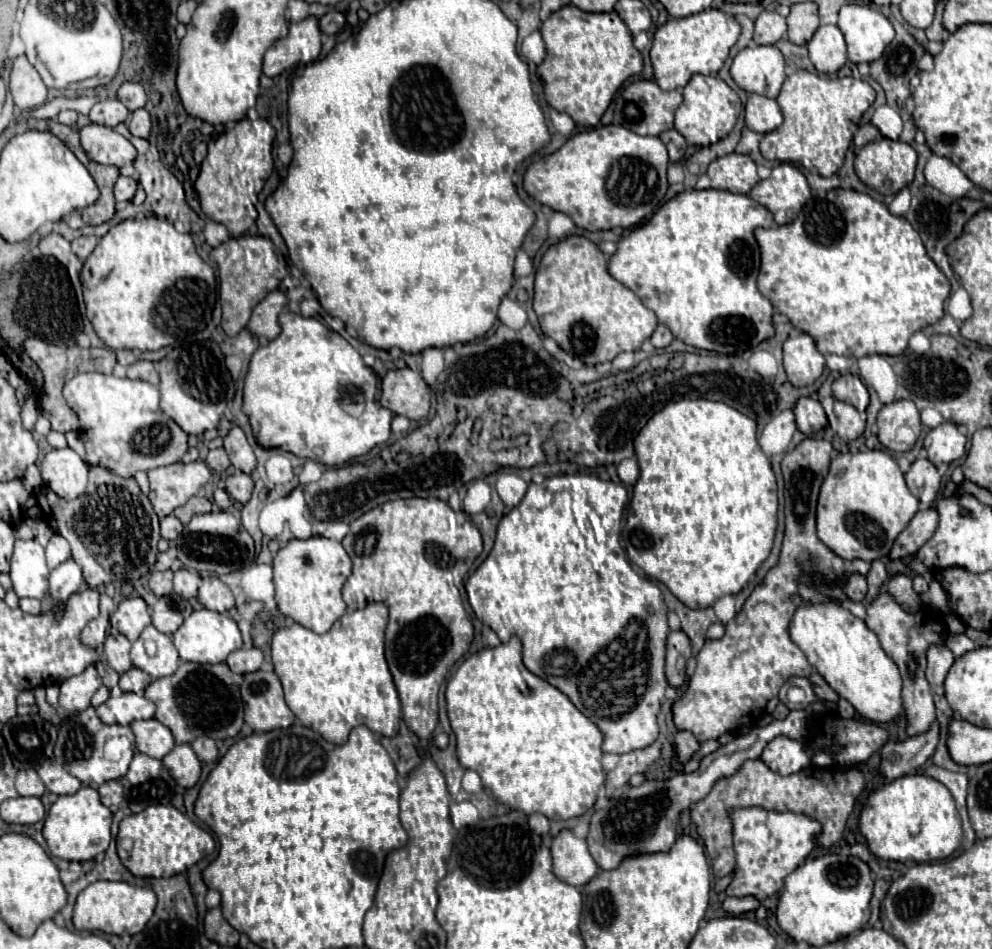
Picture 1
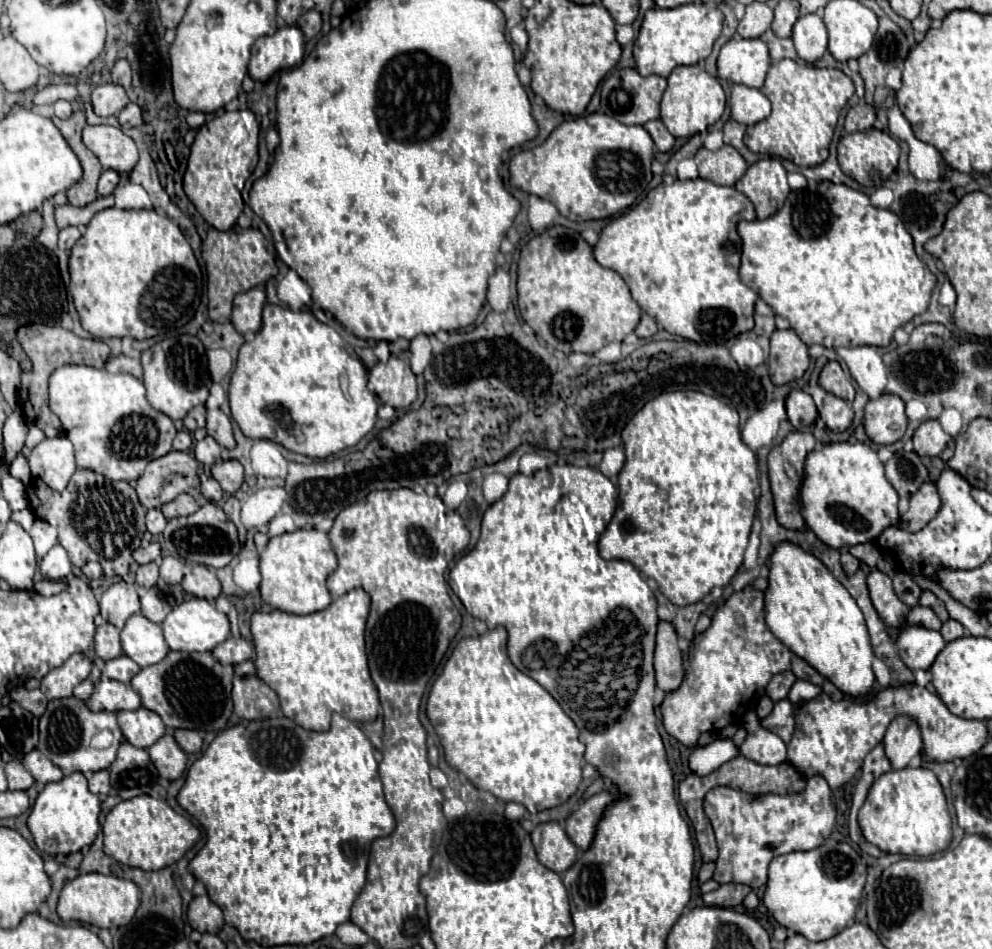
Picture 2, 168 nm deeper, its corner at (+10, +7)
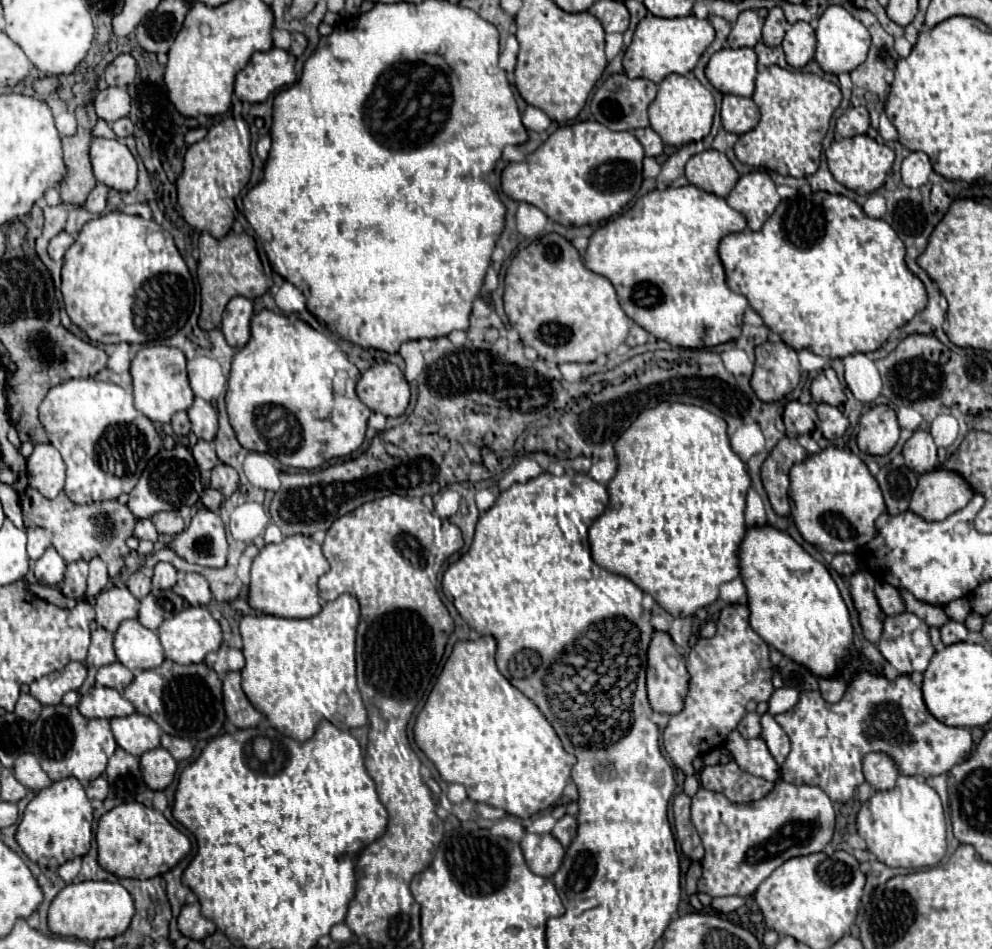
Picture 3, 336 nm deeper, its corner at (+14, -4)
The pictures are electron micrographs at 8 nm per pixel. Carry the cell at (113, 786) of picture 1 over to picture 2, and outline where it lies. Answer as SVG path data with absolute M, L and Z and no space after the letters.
M108 770L92 772L92 774L88 776L88 786L90 786L90 792L94 792L94 794L108 794L108 792L110 792Z

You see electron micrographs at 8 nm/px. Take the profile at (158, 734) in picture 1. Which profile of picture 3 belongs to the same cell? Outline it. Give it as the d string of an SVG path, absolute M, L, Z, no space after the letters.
M132 713L128 717L112 719L110 725L116 743L134 757L140 757L160 745L162 729L146 715Z

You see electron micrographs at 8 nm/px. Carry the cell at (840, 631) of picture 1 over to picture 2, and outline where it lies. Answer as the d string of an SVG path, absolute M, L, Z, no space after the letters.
M780 542L770 558L768 558L768 588L764 592L764 614L770 632L782 644L786 644L796 656L806 660L812 668L816 668L824 678L828 678L836 688L840 688L846 696L864 696L874 684L872 660L874 652L870 646L870 636L866 630L864 616L850 596L850 592L834 578L834 574L812 554L804 552L794 542Z

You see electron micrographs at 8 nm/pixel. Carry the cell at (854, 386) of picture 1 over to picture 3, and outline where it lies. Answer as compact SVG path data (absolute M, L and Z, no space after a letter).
M824 369L810 385L810 393L812 393L812 399L816 403L828 403L828 405L834 405L834 407L840 407L846 403L846 393L844 393L844 387L842 383L838 381L834 369Z

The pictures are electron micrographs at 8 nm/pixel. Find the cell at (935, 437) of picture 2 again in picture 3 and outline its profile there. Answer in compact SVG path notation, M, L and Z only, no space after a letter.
M922 429L914 431L914 435L906 441L902 455L906 459L906 465L916 475L928 473L928 471L936 469L936 465L938 465L934 439L932 439L932 435L928 431L922 431Z

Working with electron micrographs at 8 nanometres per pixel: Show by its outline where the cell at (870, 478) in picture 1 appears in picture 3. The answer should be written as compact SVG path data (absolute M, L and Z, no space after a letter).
M826 447L820 453L808 455L802 463L794 465L790 469L790 501L794 503L792 517L802 537L832 555L856 553L870 539L874 539L874 535L878 535L876 519L886 511L878 481L874 475L870 475L866 463L847 448Z

